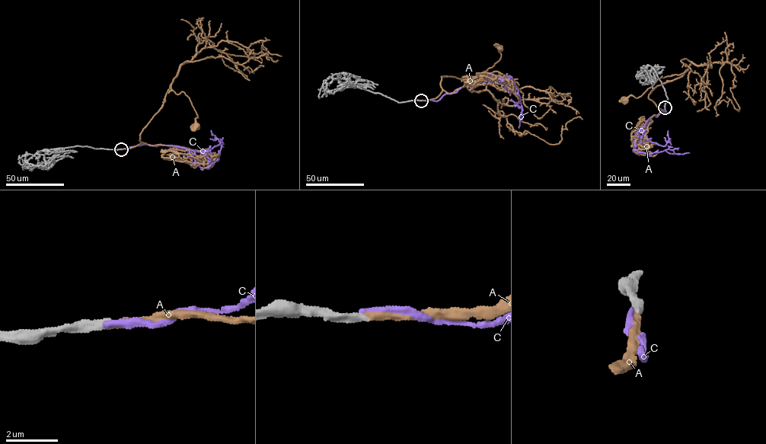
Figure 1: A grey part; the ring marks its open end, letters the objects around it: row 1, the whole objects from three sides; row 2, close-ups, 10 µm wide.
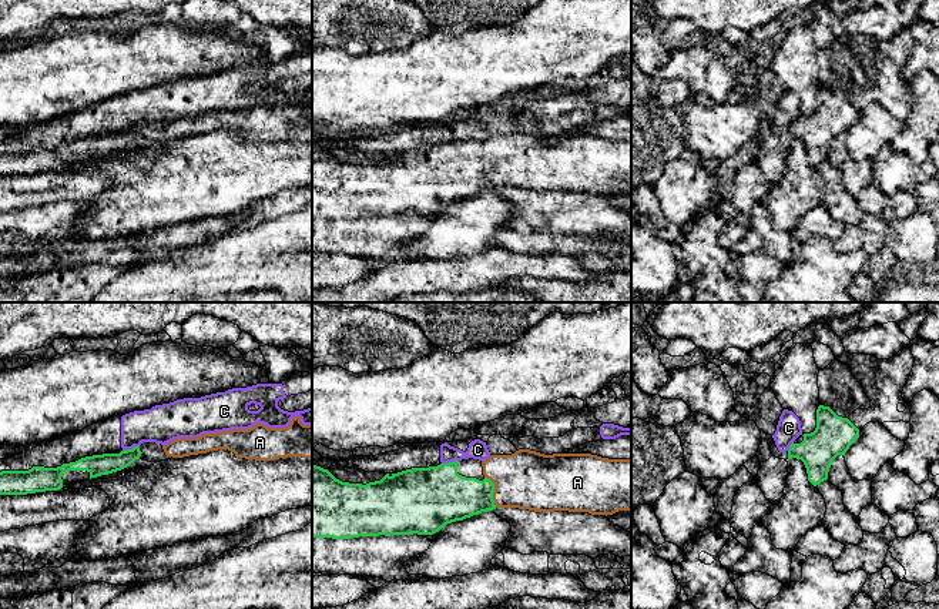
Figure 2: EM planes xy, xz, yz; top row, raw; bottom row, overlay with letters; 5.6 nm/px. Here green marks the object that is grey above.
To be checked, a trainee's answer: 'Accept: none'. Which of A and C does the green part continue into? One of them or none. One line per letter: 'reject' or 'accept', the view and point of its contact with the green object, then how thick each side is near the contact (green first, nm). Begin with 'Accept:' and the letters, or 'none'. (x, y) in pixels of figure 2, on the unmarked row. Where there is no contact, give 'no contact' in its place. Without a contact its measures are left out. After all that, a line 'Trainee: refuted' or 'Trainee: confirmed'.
Accept: A
A: accept | xz (493, 171) | 280/340 nm
C: reject | xy (130, 130) | 120/220 nm
Trainee: refuted

